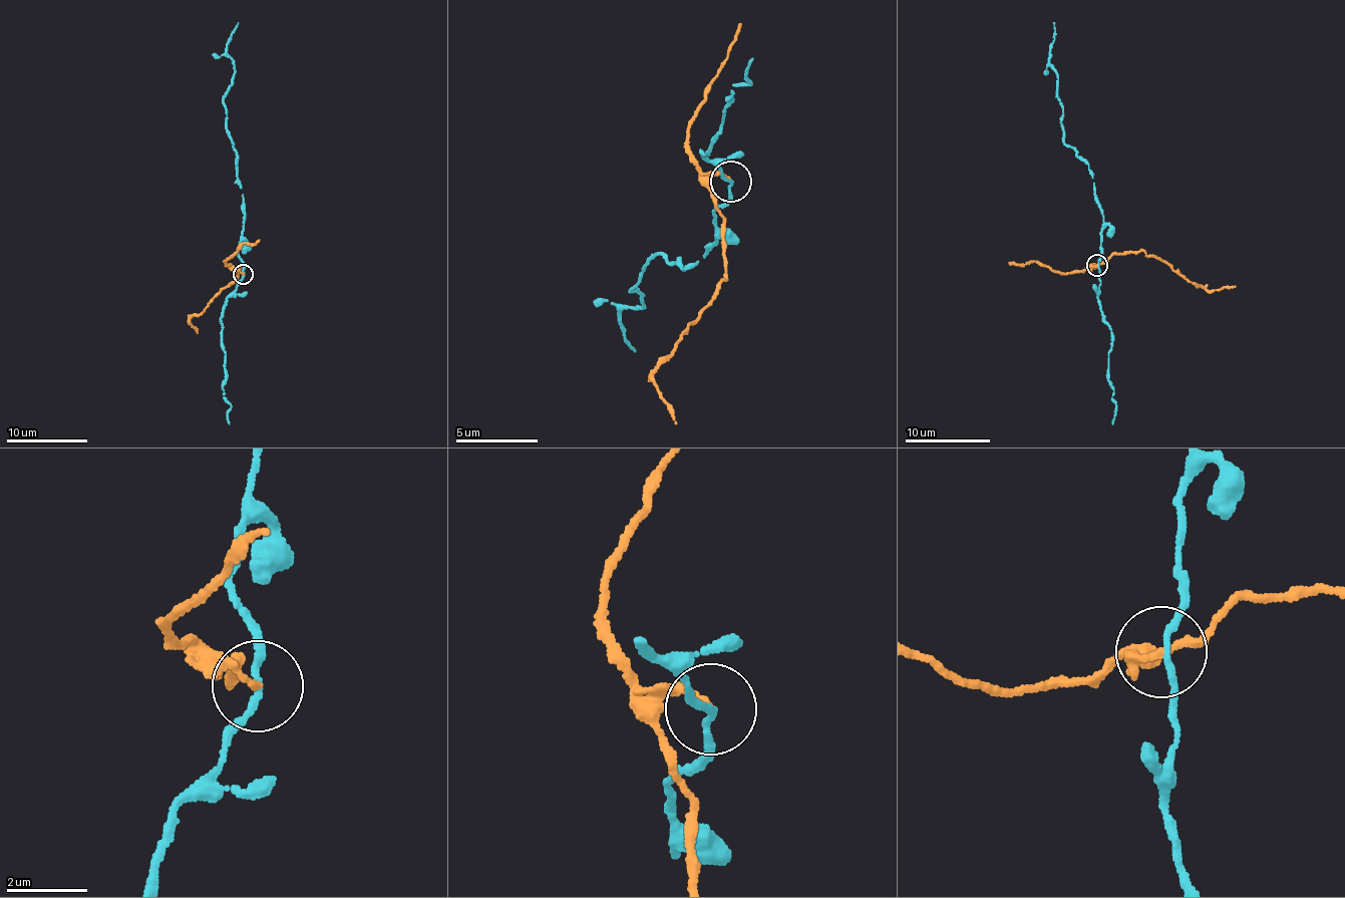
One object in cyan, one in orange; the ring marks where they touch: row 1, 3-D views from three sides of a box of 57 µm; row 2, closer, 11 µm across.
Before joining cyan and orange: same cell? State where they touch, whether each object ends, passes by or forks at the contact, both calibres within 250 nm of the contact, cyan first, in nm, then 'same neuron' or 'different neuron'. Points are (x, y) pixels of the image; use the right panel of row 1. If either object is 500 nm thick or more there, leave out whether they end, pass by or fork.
at (1097, 265); cyan passes by; orange ends there; 140 nm thick on the cyan side, 140 nm on the other; different neuron

